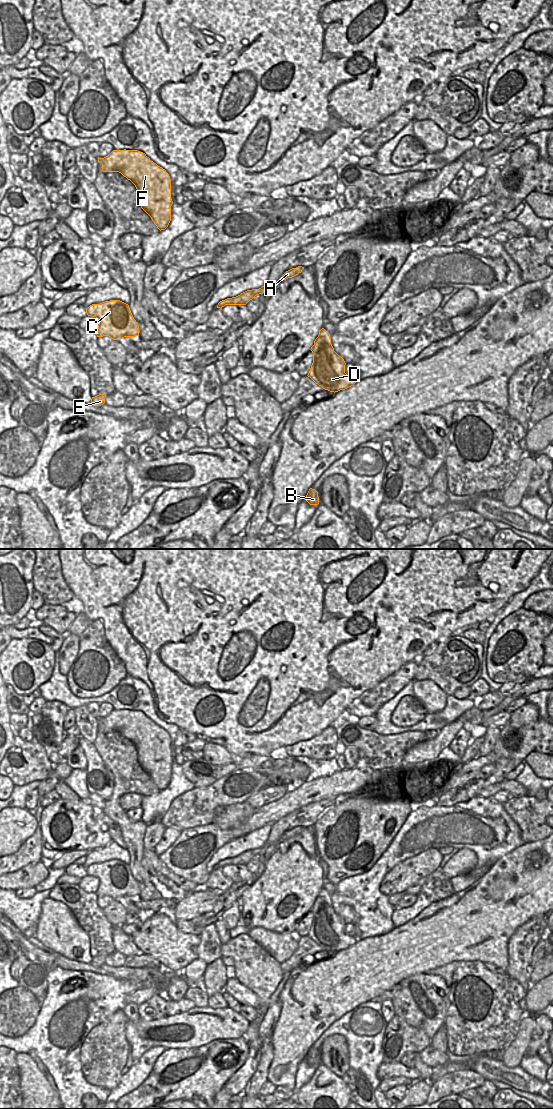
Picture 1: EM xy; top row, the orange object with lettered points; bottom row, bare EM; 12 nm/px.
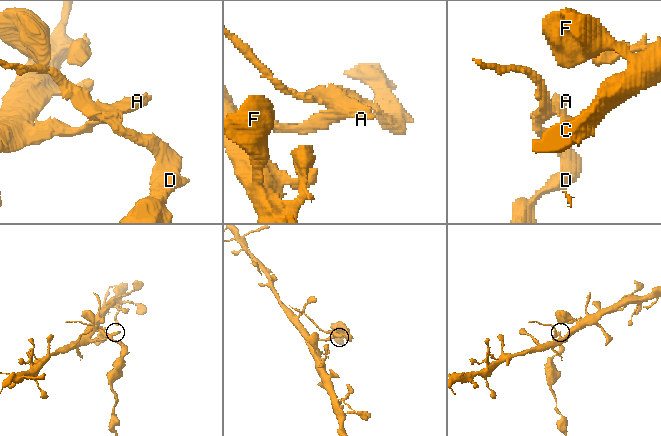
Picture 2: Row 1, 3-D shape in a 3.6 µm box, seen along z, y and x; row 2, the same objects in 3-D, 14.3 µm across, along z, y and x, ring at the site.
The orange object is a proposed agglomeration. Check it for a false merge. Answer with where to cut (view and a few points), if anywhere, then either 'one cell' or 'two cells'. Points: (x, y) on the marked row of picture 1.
cut in xy along (240, 294), (254, 296); two cells

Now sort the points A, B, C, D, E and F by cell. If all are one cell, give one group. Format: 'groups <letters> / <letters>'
groups A B D / C E F

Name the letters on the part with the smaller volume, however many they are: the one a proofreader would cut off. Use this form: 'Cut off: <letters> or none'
Cut off: A, B, D

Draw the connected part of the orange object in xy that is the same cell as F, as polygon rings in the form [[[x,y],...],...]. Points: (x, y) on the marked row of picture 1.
[[[113,150],[108,156],[98,158],[103,172],[119,172],[130,180],[137,189],[141,208],[151,217],[157,228],[165,230],[171,221],[171,179],[165,169],[138,150]]]

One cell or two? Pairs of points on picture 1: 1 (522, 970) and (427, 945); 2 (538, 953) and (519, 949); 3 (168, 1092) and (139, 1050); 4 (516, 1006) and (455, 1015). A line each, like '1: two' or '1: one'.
1: two
2: two
3: two
4: one

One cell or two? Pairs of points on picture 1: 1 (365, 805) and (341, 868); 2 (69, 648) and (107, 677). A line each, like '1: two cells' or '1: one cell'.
1: one cell
2: two cells

